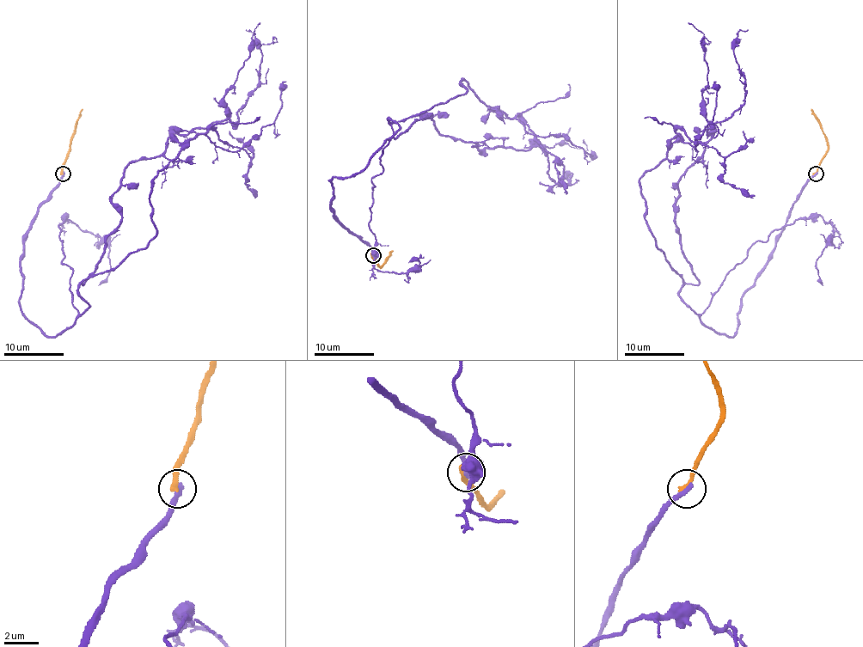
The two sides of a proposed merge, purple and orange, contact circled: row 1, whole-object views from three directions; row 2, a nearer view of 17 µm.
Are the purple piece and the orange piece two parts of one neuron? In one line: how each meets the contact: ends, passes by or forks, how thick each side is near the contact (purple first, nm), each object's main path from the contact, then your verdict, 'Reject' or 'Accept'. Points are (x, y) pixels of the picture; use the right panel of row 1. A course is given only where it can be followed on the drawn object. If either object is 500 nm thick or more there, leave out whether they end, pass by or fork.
At the ring purple ends. At the ring orange ends. Thickness 360 nm (purple) against 340 nm. Course of purple: (816, 174), (737, 332), (716, 333), (679, 295), (698, 280), (679, 179), (707, 120), (744, 102), (747, 29). Course of orange: (816, 174), (818, 162), (828, 149), (828, 138), (811, 108). Reject

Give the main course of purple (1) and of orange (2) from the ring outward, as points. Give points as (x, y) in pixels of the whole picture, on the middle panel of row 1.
1: (372, 255), (329, 180), (390, 119), (394, 137), (431, 115), (481, 149), (539, 147), (572, 173), (555, 186)
2: (372, 255), (382, 267), (393, 251)

